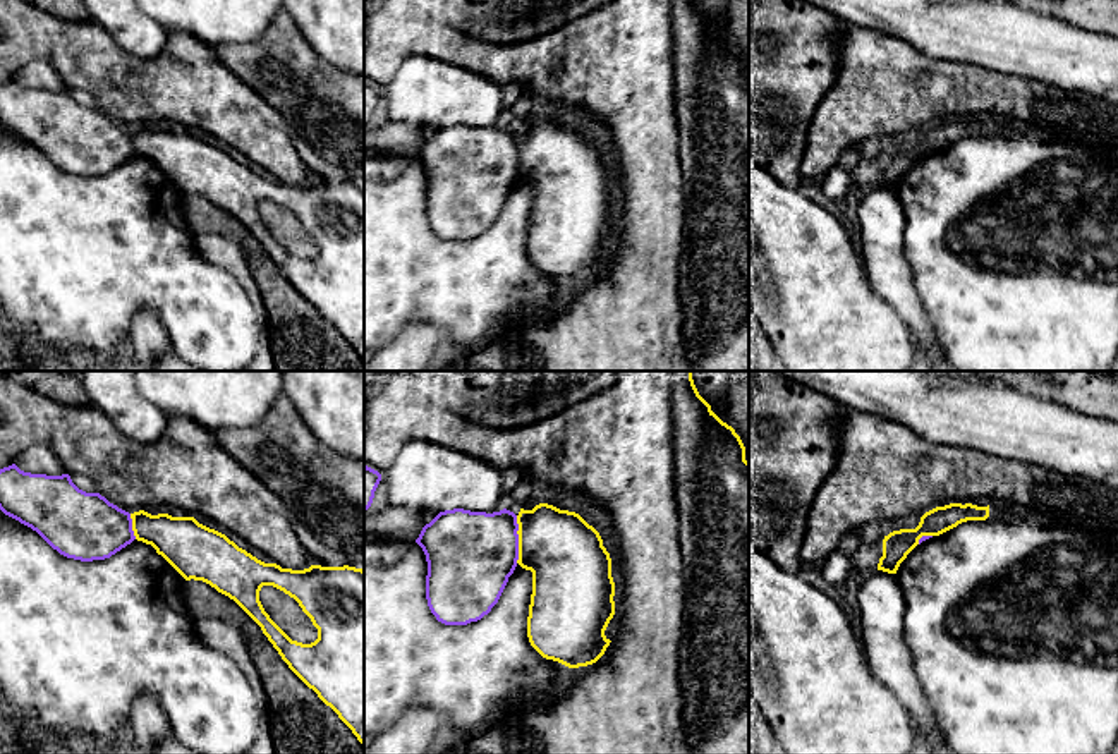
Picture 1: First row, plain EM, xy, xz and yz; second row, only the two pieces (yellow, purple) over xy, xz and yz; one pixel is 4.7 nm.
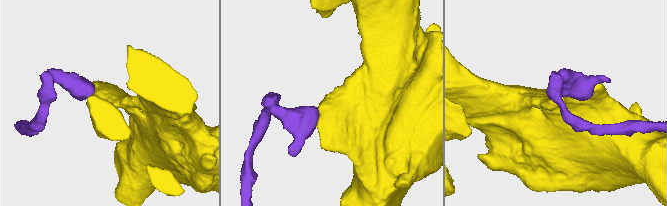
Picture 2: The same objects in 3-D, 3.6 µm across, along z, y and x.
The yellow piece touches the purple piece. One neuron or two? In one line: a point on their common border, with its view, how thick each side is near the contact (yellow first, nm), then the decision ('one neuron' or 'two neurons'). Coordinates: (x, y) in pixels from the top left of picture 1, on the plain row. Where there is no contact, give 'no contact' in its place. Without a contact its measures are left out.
meets yellow in xz at (519, 155); 360 nm thick on the yellow side, 400 nm on the other; two neurons

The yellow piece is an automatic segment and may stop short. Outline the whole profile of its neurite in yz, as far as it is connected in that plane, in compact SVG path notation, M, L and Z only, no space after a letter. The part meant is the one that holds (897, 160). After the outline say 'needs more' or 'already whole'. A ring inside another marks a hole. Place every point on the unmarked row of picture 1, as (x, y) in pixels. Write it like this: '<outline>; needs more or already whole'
M950 119L936 122L921 132L915 144L893 146L883 155L883 172L878 185L896 189L900 179L919 160L922 151L939 151L967 136L986 136L989 132L989 120L977 122L972 119Z; already whole

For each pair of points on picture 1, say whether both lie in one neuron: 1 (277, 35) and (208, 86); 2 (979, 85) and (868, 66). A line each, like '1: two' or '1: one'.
1: two
2: one

